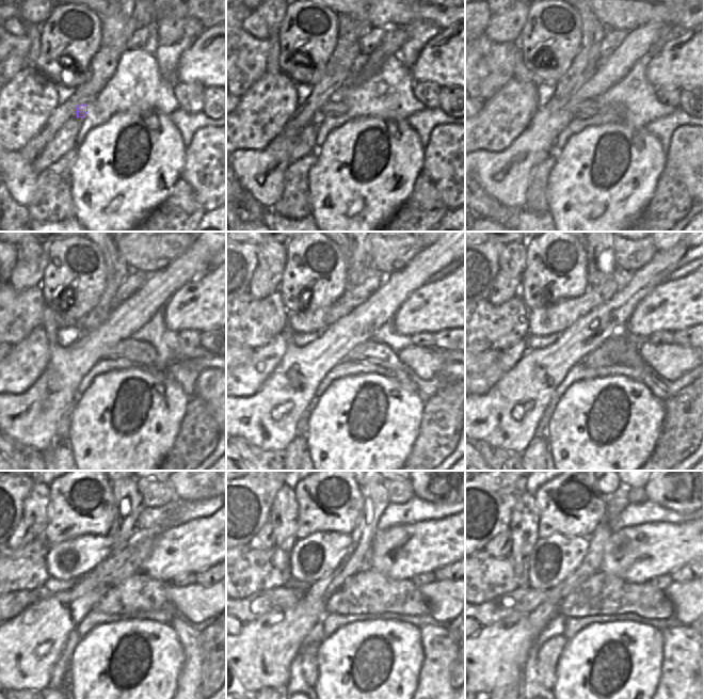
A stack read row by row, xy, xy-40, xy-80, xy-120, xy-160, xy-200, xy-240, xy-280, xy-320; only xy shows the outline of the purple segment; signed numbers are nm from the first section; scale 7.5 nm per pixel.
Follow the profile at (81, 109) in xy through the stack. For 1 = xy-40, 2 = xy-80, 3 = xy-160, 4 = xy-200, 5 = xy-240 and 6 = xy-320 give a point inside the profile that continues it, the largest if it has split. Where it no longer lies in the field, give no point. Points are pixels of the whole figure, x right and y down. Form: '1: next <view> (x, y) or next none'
1: next xy-40 (335, 107)
2: next xy-80 (590, 108)
3: next xy-160 (386, 361)
4: next xy-200 (618, 356)
5: next xy-240 (189, 682)
6: next xy-320 (682, 682)

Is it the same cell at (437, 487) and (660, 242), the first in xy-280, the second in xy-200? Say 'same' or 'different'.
same

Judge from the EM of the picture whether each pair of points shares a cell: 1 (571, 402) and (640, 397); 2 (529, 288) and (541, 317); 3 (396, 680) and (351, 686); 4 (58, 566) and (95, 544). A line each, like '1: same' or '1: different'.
1: same
2: different
3: same
4: same

